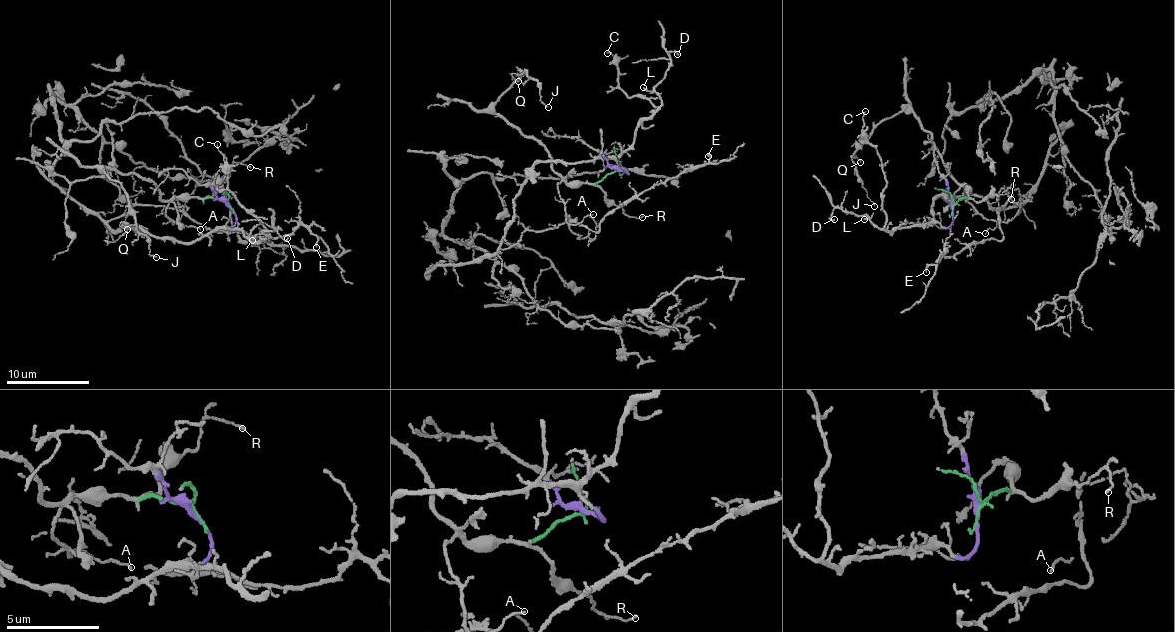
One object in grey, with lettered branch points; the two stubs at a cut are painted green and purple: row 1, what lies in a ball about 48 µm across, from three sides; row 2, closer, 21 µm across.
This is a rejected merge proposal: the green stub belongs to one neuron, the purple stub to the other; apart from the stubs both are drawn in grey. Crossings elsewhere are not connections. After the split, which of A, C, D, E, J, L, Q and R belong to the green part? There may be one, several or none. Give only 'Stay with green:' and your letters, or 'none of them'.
Stay with green: A, J, Q, R

